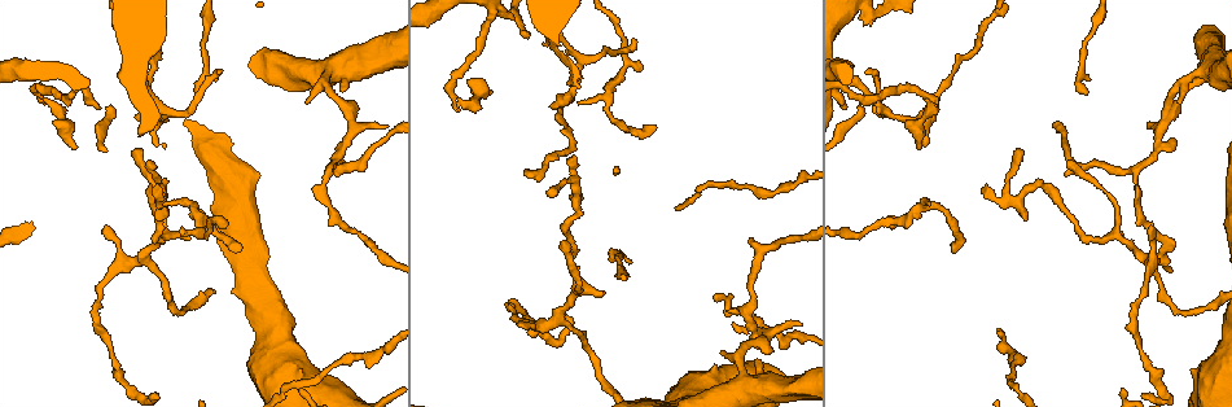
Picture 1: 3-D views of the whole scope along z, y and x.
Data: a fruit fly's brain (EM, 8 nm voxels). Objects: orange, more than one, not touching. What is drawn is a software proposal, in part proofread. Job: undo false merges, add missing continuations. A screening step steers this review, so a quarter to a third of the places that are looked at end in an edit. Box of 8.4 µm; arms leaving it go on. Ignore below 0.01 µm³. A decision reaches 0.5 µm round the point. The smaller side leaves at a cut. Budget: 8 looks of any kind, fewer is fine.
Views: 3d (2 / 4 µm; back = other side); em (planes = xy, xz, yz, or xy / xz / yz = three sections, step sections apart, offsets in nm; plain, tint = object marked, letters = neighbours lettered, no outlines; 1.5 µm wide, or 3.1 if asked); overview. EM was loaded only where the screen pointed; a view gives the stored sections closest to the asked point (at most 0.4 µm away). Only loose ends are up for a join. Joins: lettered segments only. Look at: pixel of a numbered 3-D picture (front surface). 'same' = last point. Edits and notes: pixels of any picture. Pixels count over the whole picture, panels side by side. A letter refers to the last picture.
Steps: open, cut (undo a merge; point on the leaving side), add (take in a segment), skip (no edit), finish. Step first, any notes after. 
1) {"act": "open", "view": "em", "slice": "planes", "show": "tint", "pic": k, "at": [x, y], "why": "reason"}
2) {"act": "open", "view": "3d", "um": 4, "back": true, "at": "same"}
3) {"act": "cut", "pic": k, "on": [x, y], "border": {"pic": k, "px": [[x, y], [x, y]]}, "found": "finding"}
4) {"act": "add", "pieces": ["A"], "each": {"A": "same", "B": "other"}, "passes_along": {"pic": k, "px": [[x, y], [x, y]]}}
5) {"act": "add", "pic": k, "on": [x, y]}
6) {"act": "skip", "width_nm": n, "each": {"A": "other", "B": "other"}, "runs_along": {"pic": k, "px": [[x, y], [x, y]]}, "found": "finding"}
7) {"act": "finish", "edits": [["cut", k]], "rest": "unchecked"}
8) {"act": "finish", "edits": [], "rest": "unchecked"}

{"act": "open", "view": "em", "slice": "planes", "show": "tint", "pic": 1, "at": [1137, 169], "why": "three-way junction"}

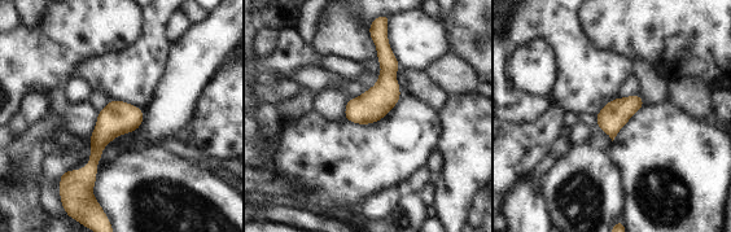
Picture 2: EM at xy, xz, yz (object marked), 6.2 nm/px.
{"act": "open", "view": "em", "slice": "planes", "show": "letters", "at": "same", "why": "see the neighbours"}

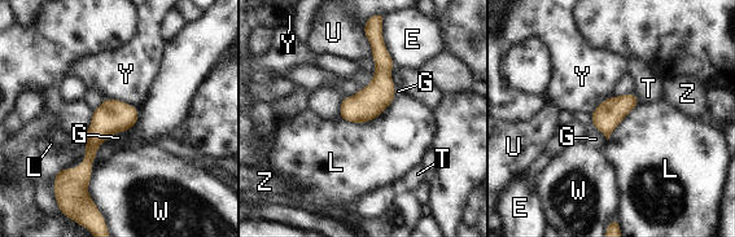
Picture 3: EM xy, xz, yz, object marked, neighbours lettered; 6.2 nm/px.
{"act": "skip", "width_nm": 180, "each": {"E": "other", "G": "other", "L": "other", "T": "other", "U": "other", "W": "other", "Y": "other", "Z": "other"}, "runs_along": {"pic": 3, "px": [[134, 110], [92, 141], [77, 181]]}, "found": "one neuron here"}

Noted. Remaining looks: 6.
{"act": "open", "view": "3d", "um": 4, "pic": 1, "at": [562, 101], "why": "sharp bend"}

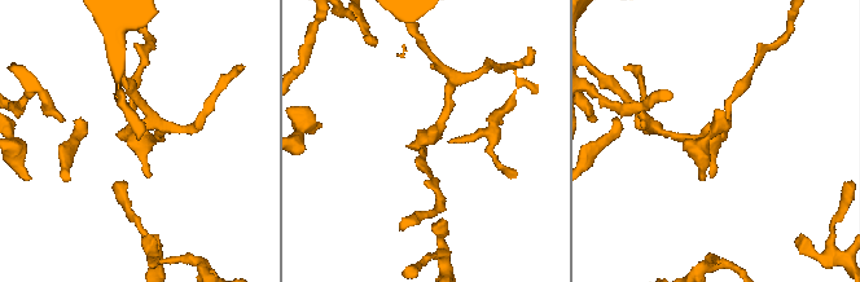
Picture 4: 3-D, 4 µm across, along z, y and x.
{"act": "open", "view": "em", "slice": "planes", "show": "letters", "pic": 4, "at": [714, 137]}

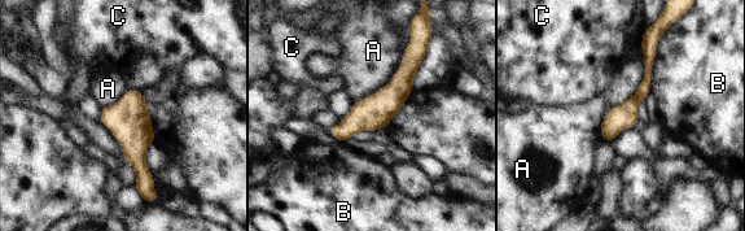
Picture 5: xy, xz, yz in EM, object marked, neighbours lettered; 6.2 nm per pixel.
{"act": "skip", "longest_contact_nm": ["A", 600], "each": {"A": "other", "B": "other", "C": "other"}, "runs_along": {"pic": 5, "px": [[412, 46], [403, 81], [333, 133]]}, "found": "continuous, no second neuron"}

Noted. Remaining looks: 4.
{"act": "open", "view": "3d", "um": 2, "pic": 1, "at": [987, 184], "why": "tapers out"}

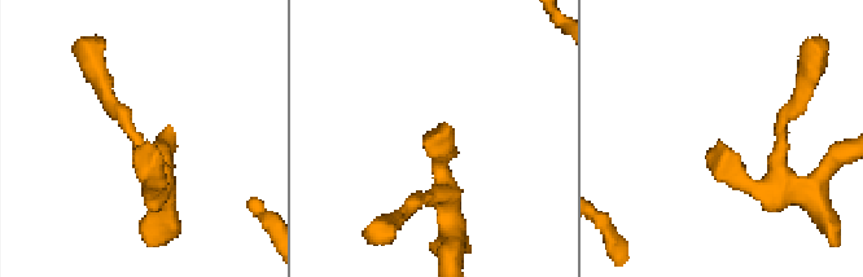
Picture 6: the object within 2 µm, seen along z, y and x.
{"act": "open", "view": "em", "slice": "planes", "show": "letters", "pic": 6, "at": [430, 133]}

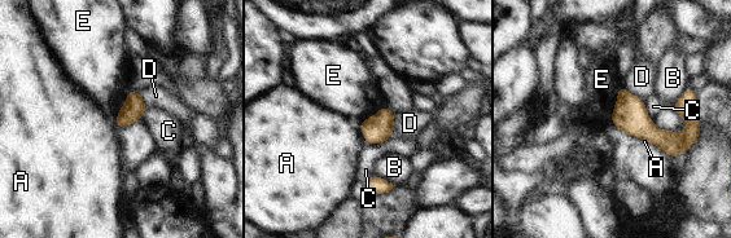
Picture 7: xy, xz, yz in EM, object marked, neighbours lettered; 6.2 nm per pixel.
{"act": "skip", "each": {"A": "other", "B": "other", "C": "other", "D": "other", "E": "other"}, "border": {"pic": 7, "px": [[621, 84], [609, 120]]}, "found": "no lettered segment goes on from it"}

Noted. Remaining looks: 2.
{"act": "finish", "edits": [], "rest": "unchecked"}

